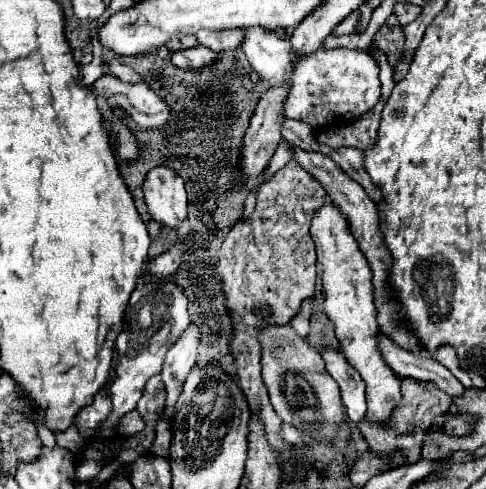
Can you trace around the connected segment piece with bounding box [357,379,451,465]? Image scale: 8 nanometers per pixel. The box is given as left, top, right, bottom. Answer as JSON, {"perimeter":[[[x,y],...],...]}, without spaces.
{"perimeter":[[[415,379],[403,381],[401,385],[401,393],[403,393],[403,401],[401,405],[393,411],[393,417],[387,419],[387,423],[375,423],[375,421],[359,421],[357,427],[361,431],[361,435],[365,437],[365,441],[369,443],[369,449],[377,451],[379,455],[391,455],[393,451],[399,451],[403,455],[403,465],[411,465],[415,461],[419,461],[419,453],[421,453],[421,445],[425,439],[425,433],[429,427],[439,425],[441,423],[441,415],[445,415],[449,411],[449,395],[441,389],[437,389],[433,383],[421,383]]]}

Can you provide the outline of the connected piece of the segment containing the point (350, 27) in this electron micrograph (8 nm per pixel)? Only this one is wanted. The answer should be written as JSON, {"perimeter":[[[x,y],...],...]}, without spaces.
{"perimeter":[[[353,11],[351,15],[347,15],[337,27],[335,27],[335,35],[349,35],[349,33],[355,33],[357,27],[361,23],[361,13],[359,11]]]}

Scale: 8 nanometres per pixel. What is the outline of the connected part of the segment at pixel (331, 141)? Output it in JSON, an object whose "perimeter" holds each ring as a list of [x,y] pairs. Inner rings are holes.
{"perimeter":[[[381,97],[381,101],[375,105],[373,111],[367,111],[363,117],[343,123],[335,129],[317,133],[317,143],[327,145],[331,149],[339,149],[339,147],[355,147],[355,149],[369,149],[375,139],[377,139],[377,129],[379,129],[379,121],[381,121],[381,111],[385,107],[385,99]]]}

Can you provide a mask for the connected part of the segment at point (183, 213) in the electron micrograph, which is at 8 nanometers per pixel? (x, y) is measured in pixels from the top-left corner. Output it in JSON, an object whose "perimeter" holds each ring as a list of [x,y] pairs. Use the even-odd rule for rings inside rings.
{"perimeter":[[[155,167],[143,185],[149,215],[165,225],[179,227],[187,219],[187,191],[183,179],[165,167]]]}

